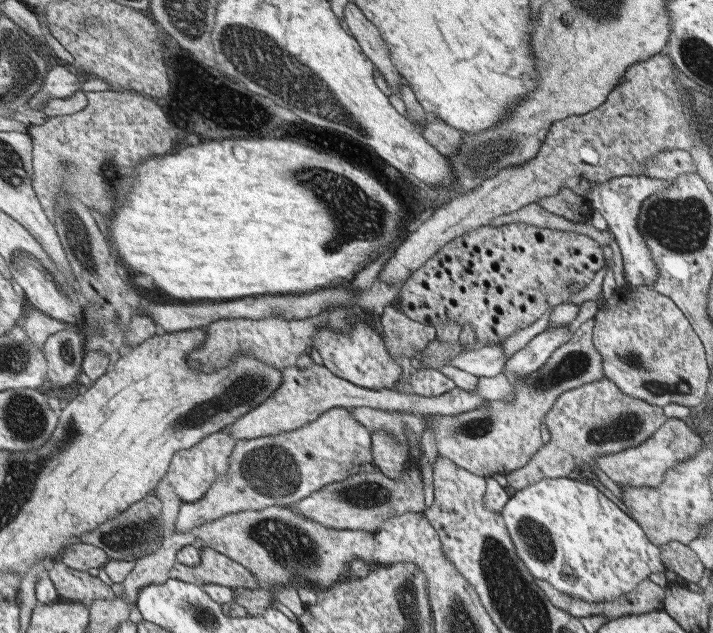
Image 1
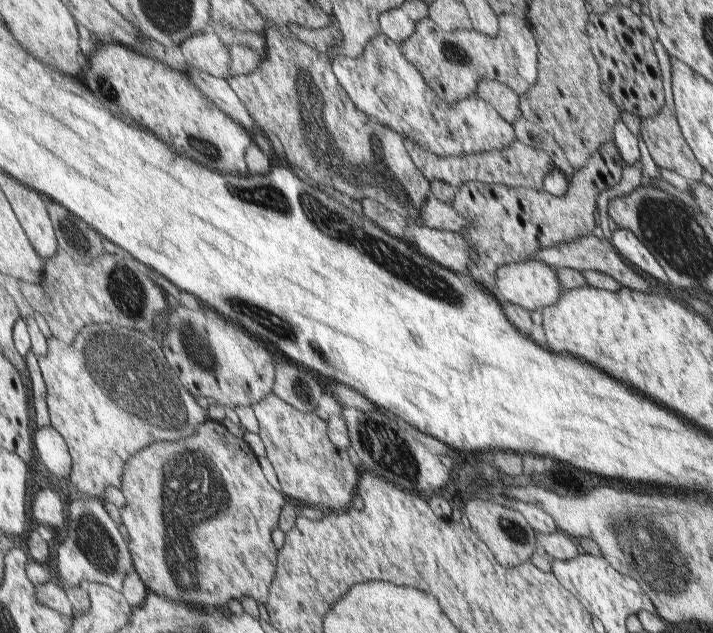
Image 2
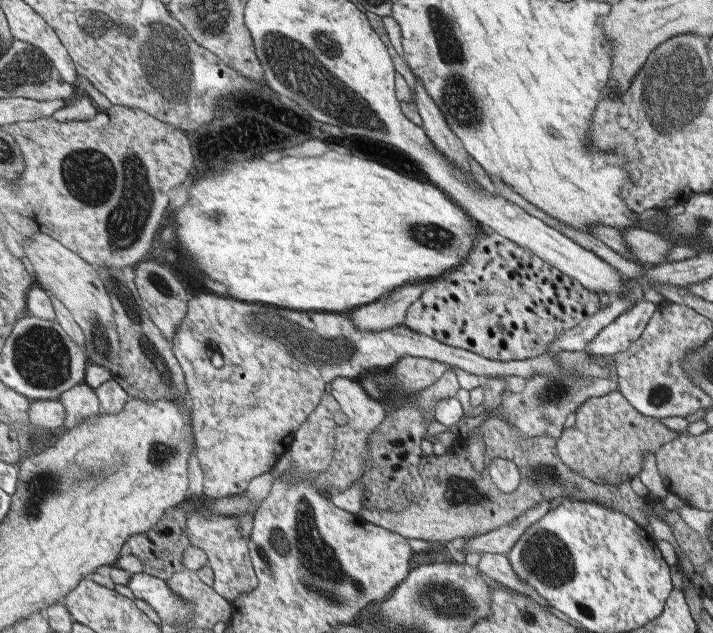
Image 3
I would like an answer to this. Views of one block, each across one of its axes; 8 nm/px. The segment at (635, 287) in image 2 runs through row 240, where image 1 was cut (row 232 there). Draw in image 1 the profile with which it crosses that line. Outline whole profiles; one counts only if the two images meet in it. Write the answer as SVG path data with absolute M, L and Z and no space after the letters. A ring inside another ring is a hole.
M537 203L527 204L518 211L502 214L493 220L490 220L490 224L493 226L507 223L517 224L518 222L535 225L537 228L553 228L566 230L567 232L577 232L591 237L603 246L607 246L608 244L613 246L614 237L609 237L609 233L606 230L597 230L591 224L571 222L566 218L545 211L544 208L541 208Z

